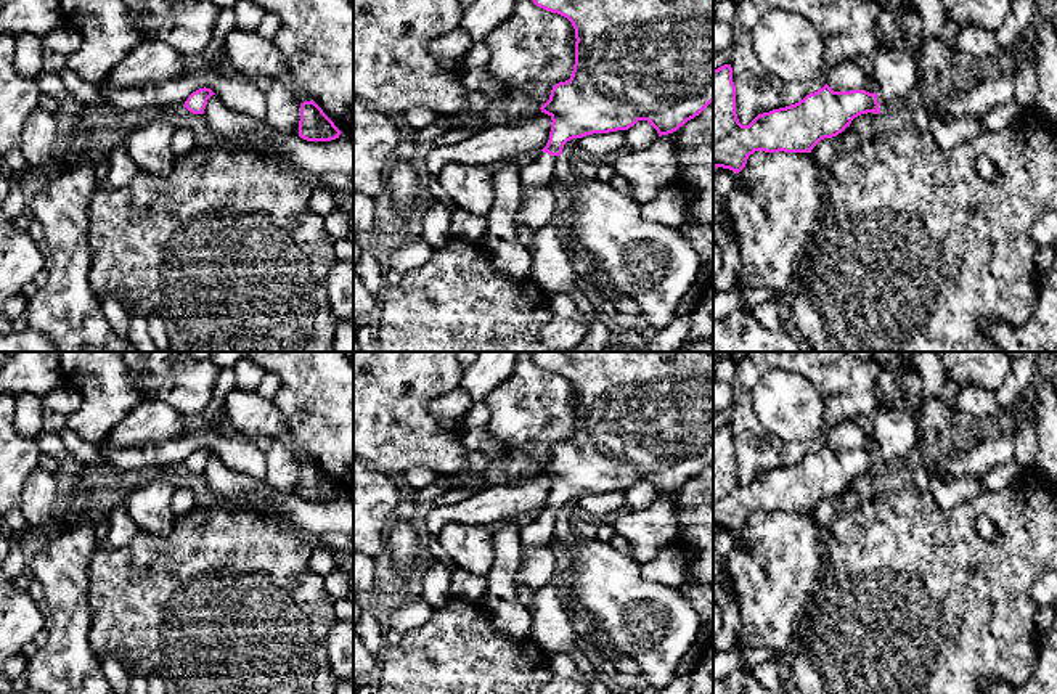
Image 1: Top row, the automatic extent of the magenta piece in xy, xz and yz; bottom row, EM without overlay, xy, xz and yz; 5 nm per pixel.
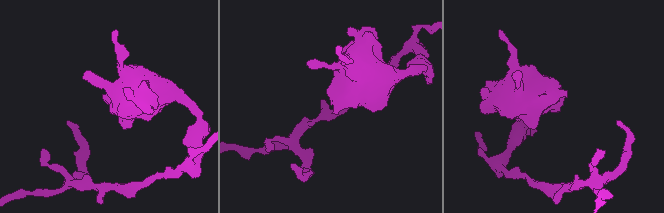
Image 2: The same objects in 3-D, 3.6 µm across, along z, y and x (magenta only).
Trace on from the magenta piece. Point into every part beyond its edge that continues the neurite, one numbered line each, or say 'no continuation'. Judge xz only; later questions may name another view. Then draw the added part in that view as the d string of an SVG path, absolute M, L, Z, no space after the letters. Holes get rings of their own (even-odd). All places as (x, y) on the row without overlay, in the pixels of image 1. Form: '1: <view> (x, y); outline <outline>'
1: xz (540, 534); outline M540 511L535 524L530 524L520 530L522 551L533 546L551 546L554 540L554 524L559 516L551 516Z

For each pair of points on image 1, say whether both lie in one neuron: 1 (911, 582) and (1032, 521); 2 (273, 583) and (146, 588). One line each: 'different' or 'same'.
1: same
2: same

